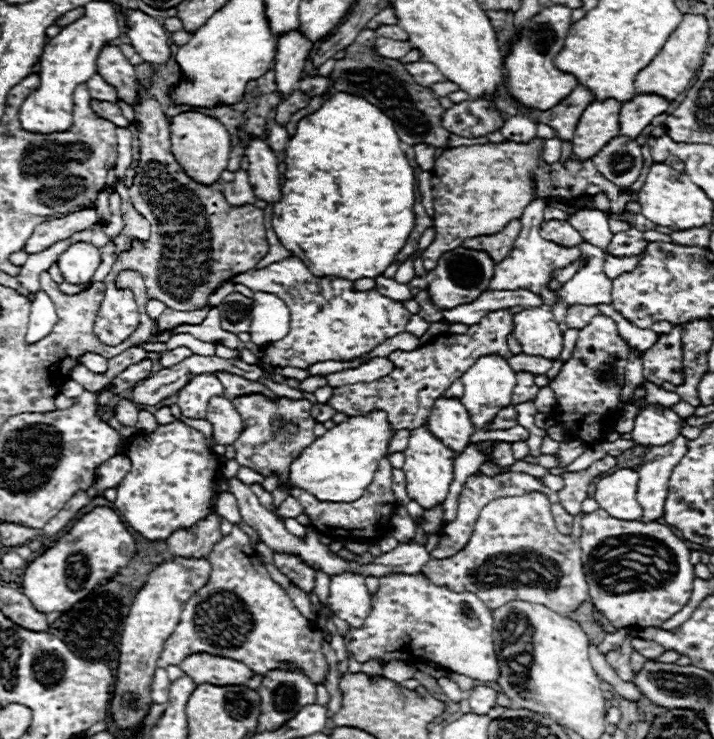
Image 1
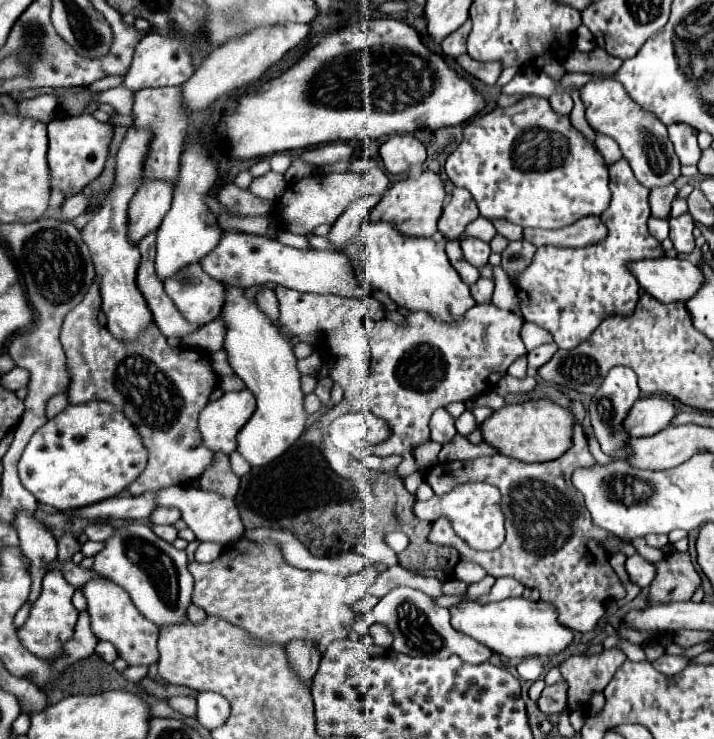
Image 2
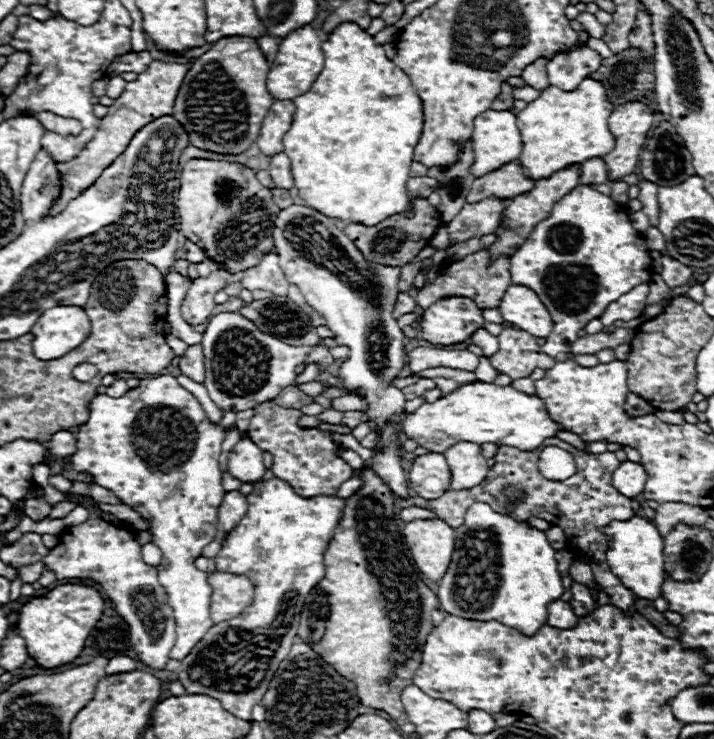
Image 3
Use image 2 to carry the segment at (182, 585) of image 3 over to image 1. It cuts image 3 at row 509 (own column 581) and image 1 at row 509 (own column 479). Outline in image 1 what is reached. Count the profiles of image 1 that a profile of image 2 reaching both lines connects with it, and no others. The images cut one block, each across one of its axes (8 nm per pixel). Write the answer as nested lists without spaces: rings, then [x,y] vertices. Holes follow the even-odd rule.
[[[174,421],[158,426],[152,434],[138,434],[126,446],[124,454],[132,460],[132,470],[118,486],[114,508],[122,520],[144,538],[168,538],[178,528],[188,528],[208,514],[214,494],[212,484],[218,480],[220,462],[216,454],[208,450],[202,432]]]

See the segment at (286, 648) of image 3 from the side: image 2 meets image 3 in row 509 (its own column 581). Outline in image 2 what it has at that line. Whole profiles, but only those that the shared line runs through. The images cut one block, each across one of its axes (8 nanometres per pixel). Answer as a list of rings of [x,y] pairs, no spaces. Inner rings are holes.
[[[620,158],[610,166],[610,192],[612,192],[612,202],[608,210],[602,214],[604,224],[608,226],[608,236],[586,248],[556,248],[556,246],[540,246],[530,262],[522,272],[514,276],[514,288],[516,288],[516,298],[518,298],[518,308],[520,314],[524,316],[526,322],[534,322],[546,330],[552,332],[554,342],[562,350],[572,350],[578,344],[582,344],[594,330],[596,326],[604,320],[606,314],[616,312],[616,314],[632,314],[634,306],[638,302],[638,282],[628,274],[626,262],[630,260],[640,260],[640,258],[658,258],[664,254],[660,248],[660,242],[648,234],[646,222],[650,218],[650,206],[648,206],[648,190],[640,186],[640,182],[632,180],[632,168],[626,158]]]

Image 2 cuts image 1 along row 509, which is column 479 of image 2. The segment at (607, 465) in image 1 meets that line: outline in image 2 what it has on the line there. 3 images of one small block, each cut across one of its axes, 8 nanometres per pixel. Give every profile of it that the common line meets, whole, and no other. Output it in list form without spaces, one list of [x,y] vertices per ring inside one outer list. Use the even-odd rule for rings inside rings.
[[[460,560],[458,566],[456,566],[456,570],[454,570],[454,576],[458,580],[464,580],[466,584],[472,584],[472,582],[480,582],[488,574],[486,574],[486,570],[480,564],[468,562],[468,560]]]

